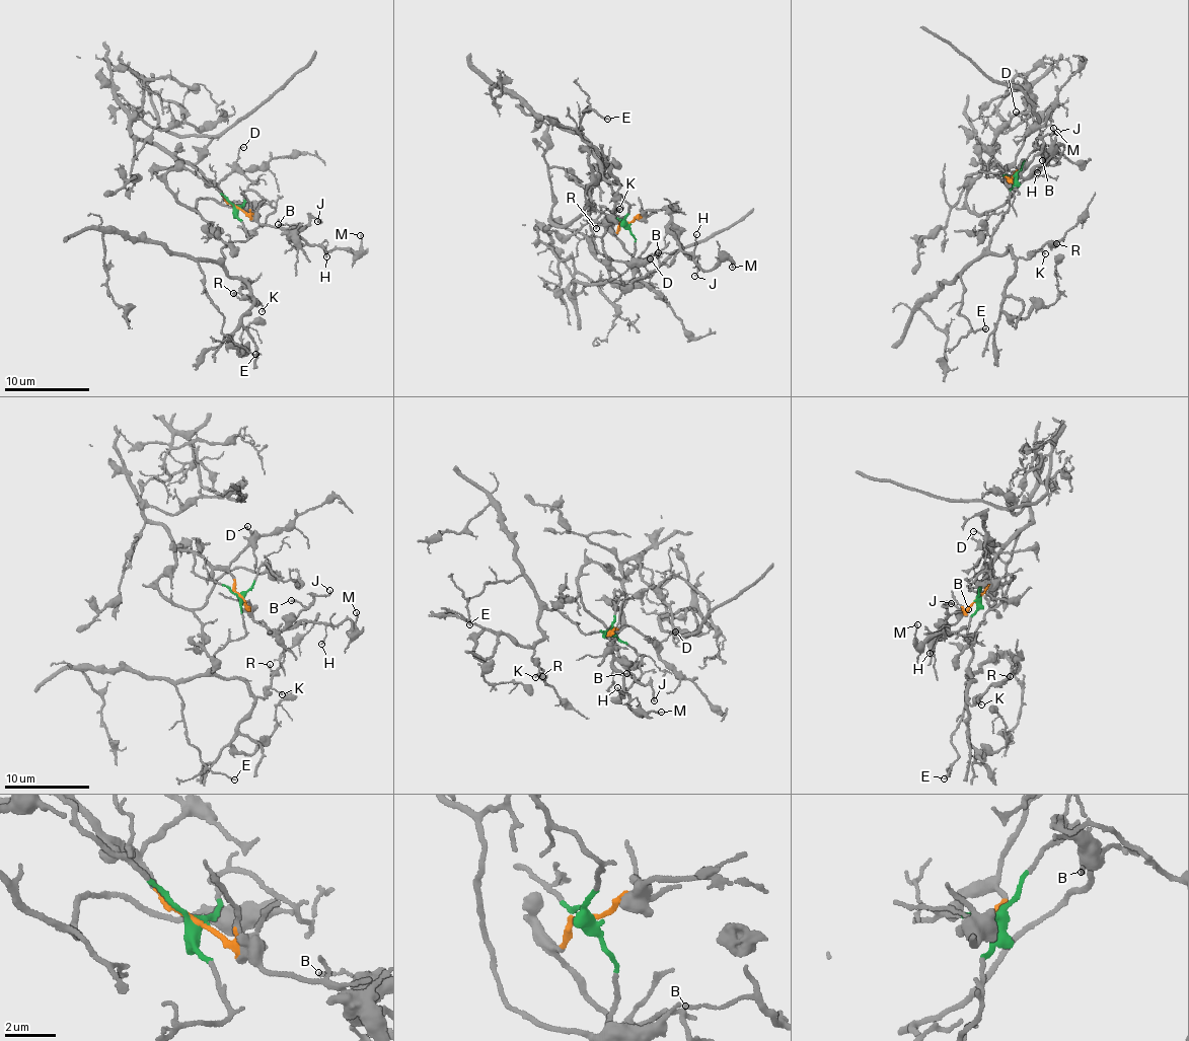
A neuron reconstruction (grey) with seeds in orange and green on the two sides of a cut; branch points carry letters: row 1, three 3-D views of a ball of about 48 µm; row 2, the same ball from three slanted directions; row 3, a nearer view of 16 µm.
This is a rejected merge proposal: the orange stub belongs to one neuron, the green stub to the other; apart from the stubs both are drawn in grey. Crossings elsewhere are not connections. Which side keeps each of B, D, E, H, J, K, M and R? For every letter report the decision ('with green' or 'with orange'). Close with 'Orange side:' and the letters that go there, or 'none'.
B: with orange
D: with orange
E: with green
H: with orange
J: with orange
K: with green
M: with orange
R: with green
Orange side: B, D, H, J, M

